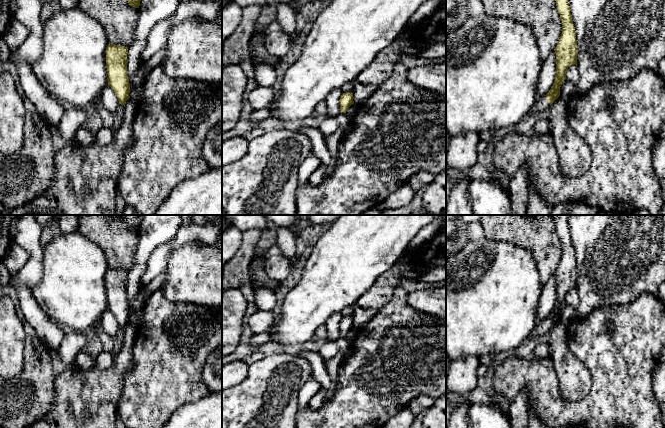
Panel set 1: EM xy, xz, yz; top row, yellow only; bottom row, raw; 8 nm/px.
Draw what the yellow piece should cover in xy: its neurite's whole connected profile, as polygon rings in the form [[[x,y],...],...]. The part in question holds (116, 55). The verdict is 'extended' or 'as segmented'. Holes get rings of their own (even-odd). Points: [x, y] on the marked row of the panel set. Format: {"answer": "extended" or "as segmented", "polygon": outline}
{"answer": "as segmented", "polygon": [[[109,43],[106,48],[108,85],[114,90],[121,105],[124,105],[130,98],[130,83],[127,75],[127,53],[128,48],[121,45]]]}

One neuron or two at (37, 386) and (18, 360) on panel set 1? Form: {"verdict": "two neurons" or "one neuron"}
{"verdict": "two neurons"}

